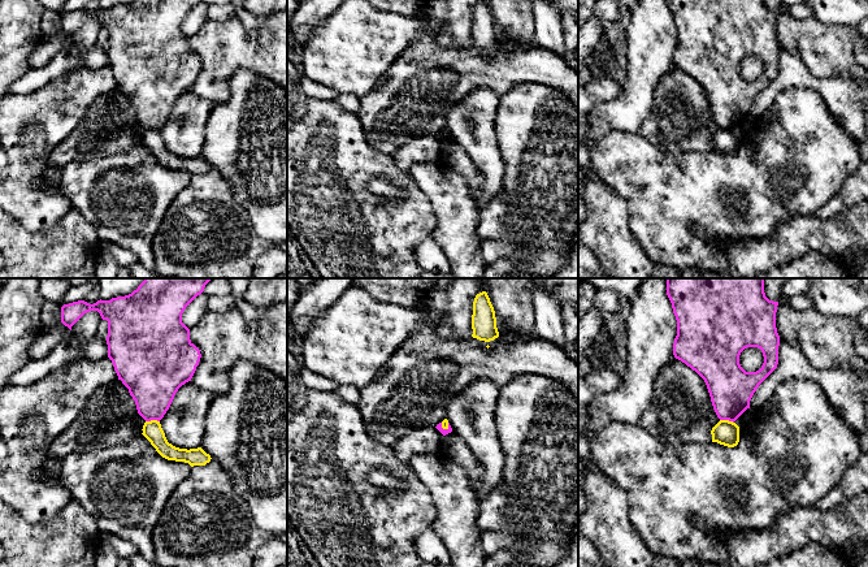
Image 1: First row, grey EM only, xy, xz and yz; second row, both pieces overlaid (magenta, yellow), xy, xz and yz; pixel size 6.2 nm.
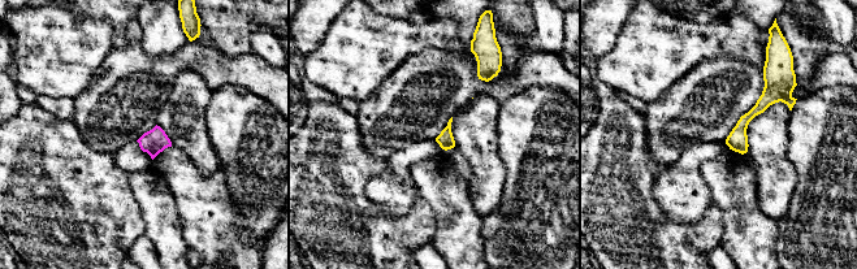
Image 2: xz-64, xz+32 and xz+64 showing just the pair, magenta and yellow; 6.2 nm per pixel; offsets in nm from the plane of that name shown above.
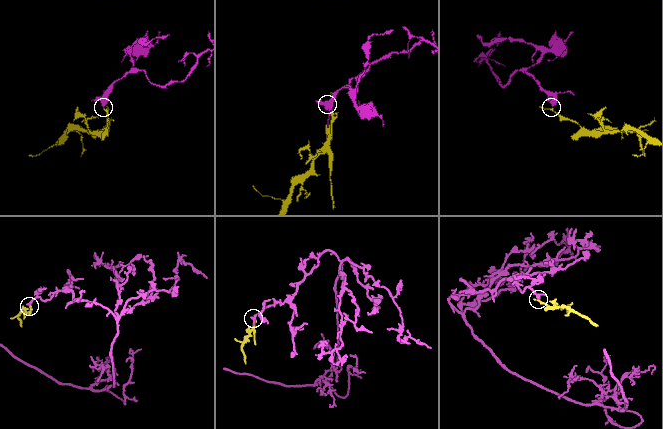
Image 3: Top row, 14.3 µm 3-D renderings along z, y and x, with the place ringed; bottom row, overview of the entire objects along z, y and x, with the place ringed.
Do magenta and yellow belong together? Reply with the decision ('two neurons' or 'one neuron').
two neurons

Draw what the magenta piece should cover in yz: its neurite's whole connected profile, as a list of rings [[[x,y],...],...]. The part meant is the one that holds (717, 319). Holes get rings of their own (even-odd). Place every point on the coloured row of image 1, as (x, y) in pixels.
[[[667,278],[667,295],[672,303],[673,313],[677,320],[677,336],[673,343],[674,358],[685,363],[704,380],[717,417],[734,423],[747,408],[750,408],[750,401],[759,385],[777,368],[780,336],[776,328],[776,312],[778,302],[769,300],[765,297],[764,278]],[[747,347],[758,347],[763,352],[764,363],[756,372],[746,372],[739,364],[739,355]]]

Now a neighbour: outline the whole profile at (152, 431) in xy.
[[[157,420],[146,421],[142,430],[156,451],[168,460],[185,462],[194,467],[205,466],[212,459],[201,447],[187,450],[169,443]]]

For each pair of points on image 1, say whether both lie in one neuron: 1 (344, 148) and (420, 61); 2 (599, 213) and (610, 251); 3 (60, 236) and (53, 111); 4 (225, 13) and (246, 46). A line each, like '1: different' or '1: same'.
1: different
2: same
3: different
4: different

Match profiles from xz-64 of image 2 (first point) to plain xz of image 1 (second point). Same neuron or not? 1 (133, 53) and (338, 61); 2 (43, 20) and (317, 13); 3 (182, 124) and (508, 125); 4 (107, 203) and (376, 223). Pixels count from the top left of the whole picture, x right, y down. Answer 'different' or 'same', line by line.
1: different
2: different
3: different
4: same

